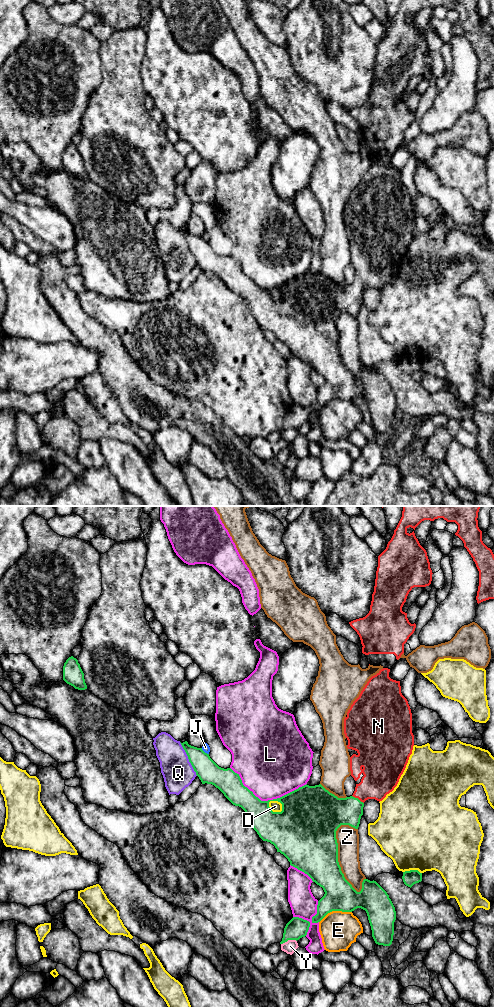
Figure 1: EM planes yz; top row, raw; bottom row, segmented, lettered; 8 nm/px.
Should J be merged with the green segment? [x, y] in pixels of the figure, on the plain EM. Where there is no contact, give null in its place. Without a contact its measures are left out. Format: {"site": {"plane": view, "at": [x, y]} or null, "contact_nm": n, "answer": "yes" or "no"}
{"site": {"plane": "yz", "at": [204, 240]}, "contact_nm": 80, "answer": "no"}

